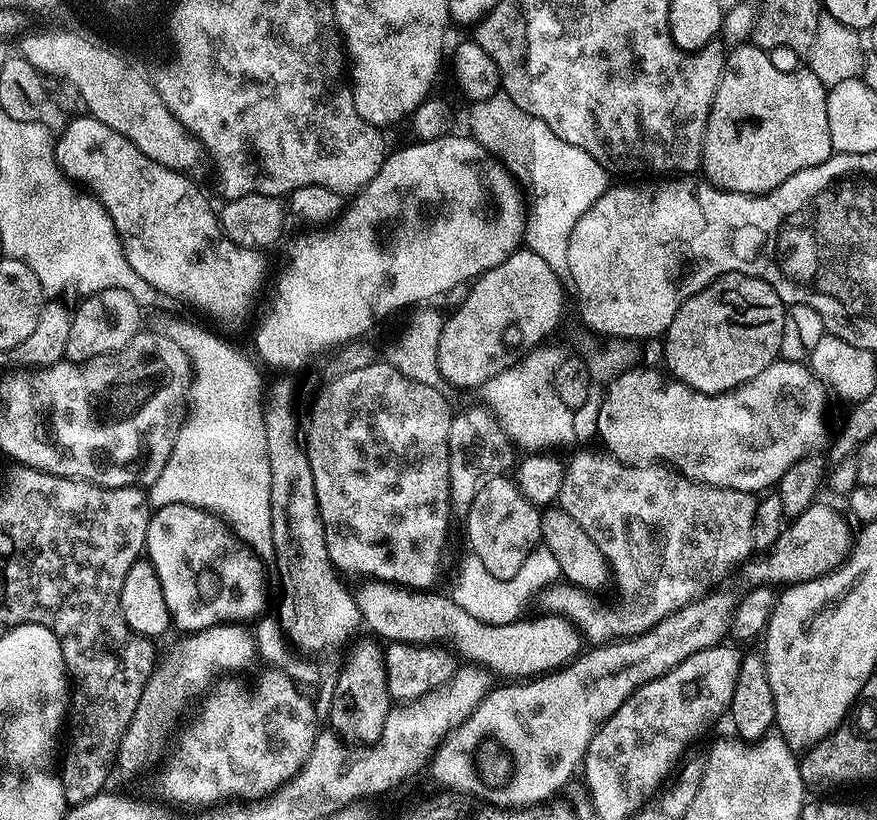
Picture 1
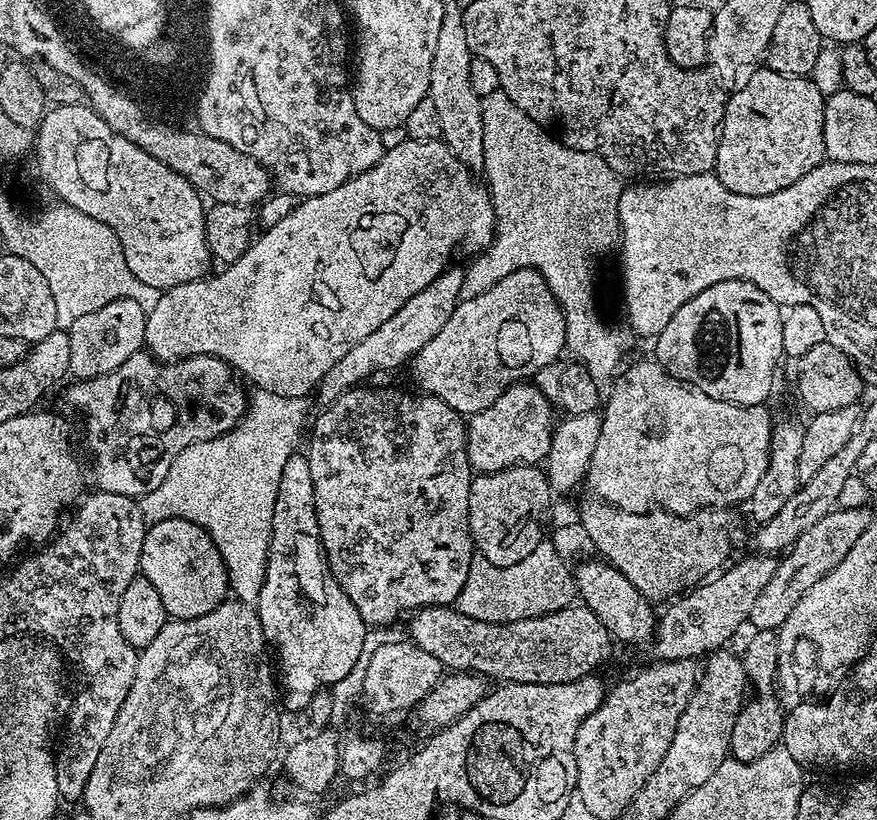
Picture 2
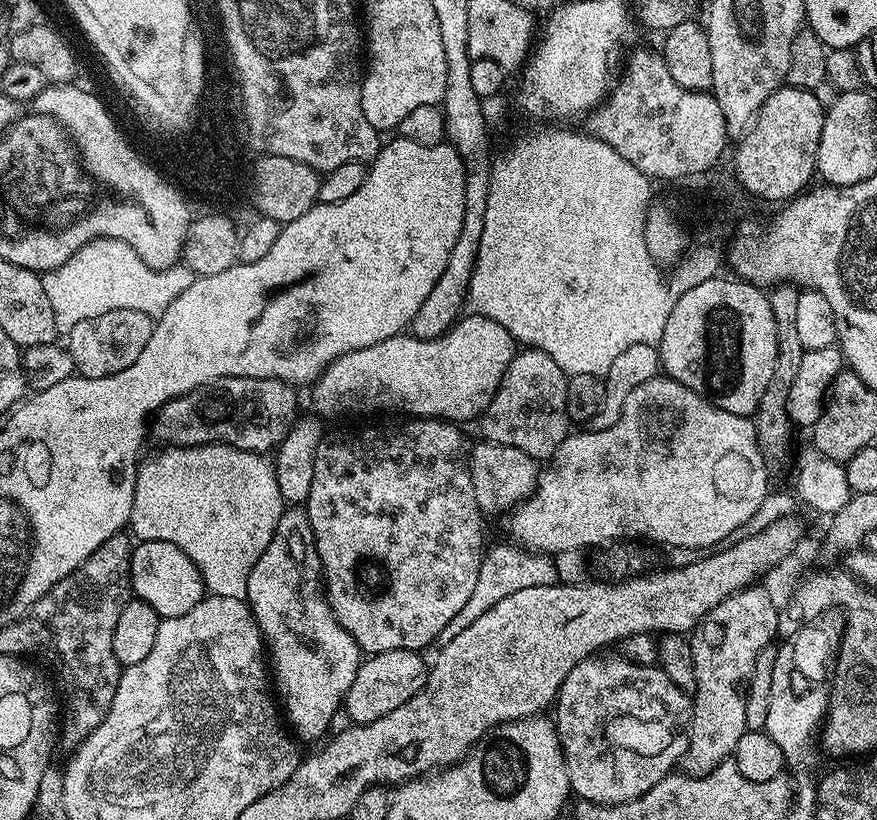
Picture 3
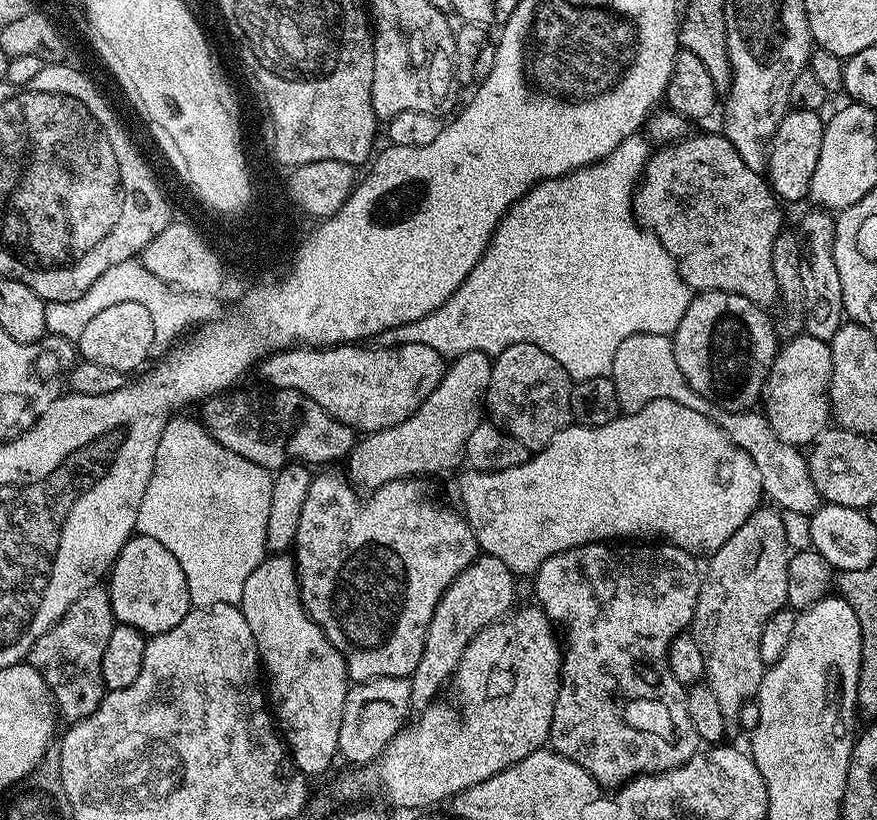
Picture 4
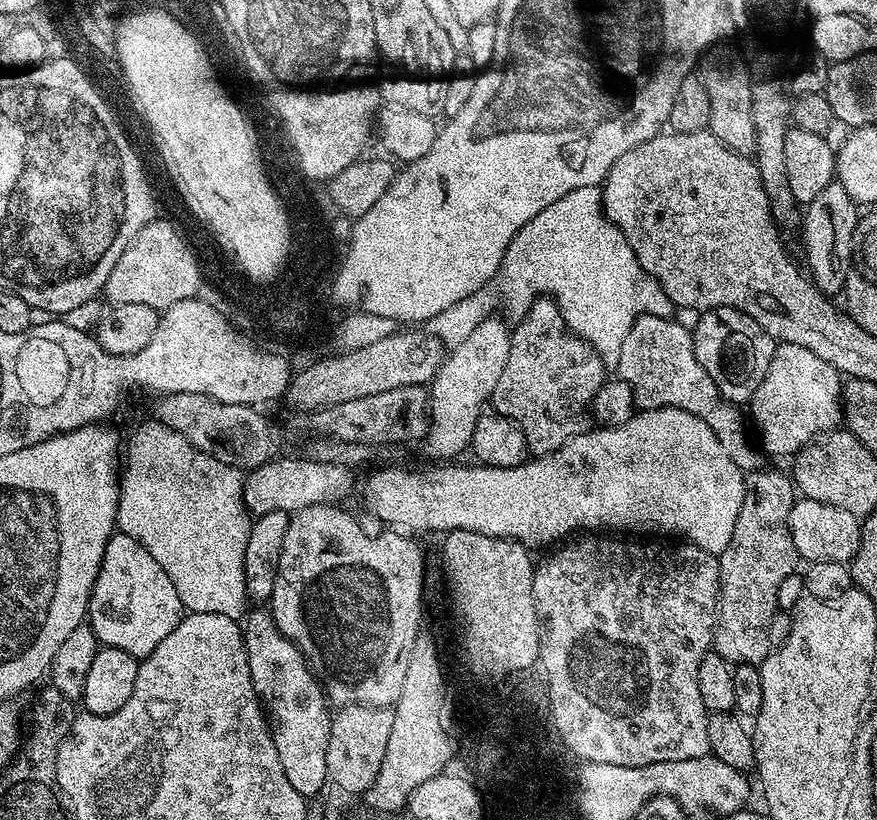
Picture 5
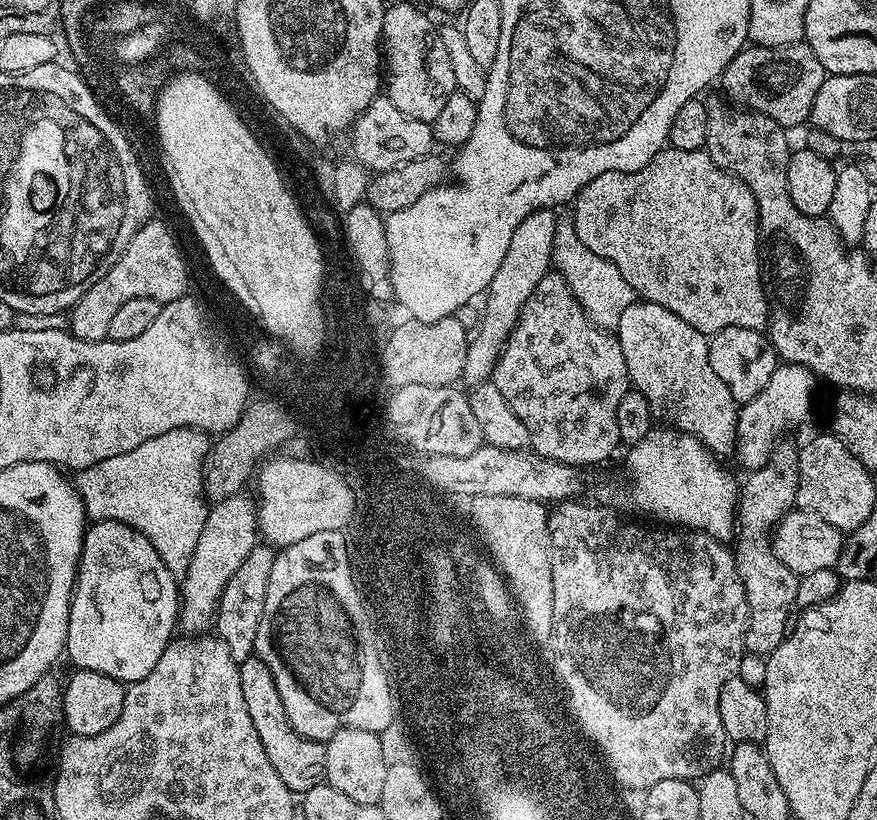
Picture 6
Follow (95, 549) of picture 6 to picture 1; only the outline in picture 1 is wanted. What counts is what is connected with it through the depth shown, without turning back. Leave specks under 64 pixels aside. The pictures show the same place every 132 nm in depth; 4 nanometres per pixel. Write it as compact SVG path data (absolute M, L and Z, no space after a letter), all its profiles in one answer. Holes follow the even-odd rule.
M171 504L155 509L148 517L146 556L158 570L173 625L185 628L185 633L216 624L252 622L265 611L265 561L238 539L229 521L207 508Z

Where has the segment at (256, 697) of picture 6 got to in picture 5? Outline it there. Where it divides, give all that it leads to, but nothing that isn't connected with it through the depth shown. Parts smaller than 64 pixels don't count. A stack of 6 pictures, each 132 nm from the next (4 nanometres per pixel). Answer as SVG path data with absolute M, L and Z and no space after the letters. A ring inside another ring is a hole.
M271 611L251 612L247 613L242 624L246 658L250 662L250 678L254 682L256 697L260 700L272 729L274 746L278 750L282 770L286 770L286 778L290 778L290 786L294 786L294 790L298 790L298 794L302 794L305 798L312 798L316 795L319 797L329 783L326 752L330 746L334 719L333 713L331 711L328 713L330 701L324 695L324 689L320 681L316 679L309 661L305 660L298 650L298 646L294 642L290 642L278 630Z

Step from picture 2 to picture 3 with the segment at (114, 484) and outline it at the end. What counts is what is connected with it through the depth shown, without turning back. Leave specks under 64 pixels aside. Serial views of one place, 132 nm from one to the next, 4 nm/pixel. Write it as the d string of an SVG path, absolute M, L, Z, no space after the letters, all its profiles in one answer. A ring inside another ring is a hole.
M222 376L213 384L204 384L200 388L190 390L186 394L182 394L178 398L172 400L164 405L159 412L156 413L154 419L150 424L150 436L154 441L161 440L161 445L175 446L178 448L193 448L199 444L229 444L232 448L241 448L247 452L262 452L265 454L271 453L273 450L279 448L280 443L286 438L286 434L292 429L292 424L298 418L298 411L296 412L296 392L297 389L291 384L285 384L283 380L271 380L270 378L250 378L249 376Z

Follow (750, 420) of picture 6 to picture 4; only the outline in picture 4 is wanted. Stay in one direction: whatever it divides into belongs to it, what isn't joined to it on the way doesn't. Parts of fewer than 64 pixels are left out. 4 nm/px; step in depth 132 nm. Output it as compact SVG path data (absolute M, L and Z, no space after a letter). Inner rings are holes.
M807 334L793 336L785 341L785 344L783 341L779 345L768 371L768 380L762 393L762 408L778 439L787 444L808 446L816 441L830 424L830 346L828 341Z

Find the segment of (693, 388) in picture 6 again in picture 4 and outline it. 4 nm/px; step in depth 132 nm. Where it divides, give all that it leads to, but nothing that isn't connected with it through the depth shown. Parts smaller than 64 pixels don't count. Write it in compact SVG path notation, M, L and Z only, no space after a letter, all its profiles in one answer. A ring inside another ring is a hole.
M636 332L626 338L626 342L618 346L618 354L614 354L614 366L610 375L614 390L618 390L621 413L631 414L642 410L642 406L658 398L682 402L682 406L690 406L690 410L709 411L708 400L699 396L690 382L686 382L682 370L678 370L678 358L674 358L672 341L662 334ZM720 410L715 413L714 419L734 446L738 446L743 452L750 454L750 458L758 470L763 495L767 499L769 496L773 500L769 501L777 509L783 510L785 513L811 514L820 507L822 503L820 492L814 486L814 478L810 478L807 455L797 445L787 444L778 439L763 411L726 412Z

